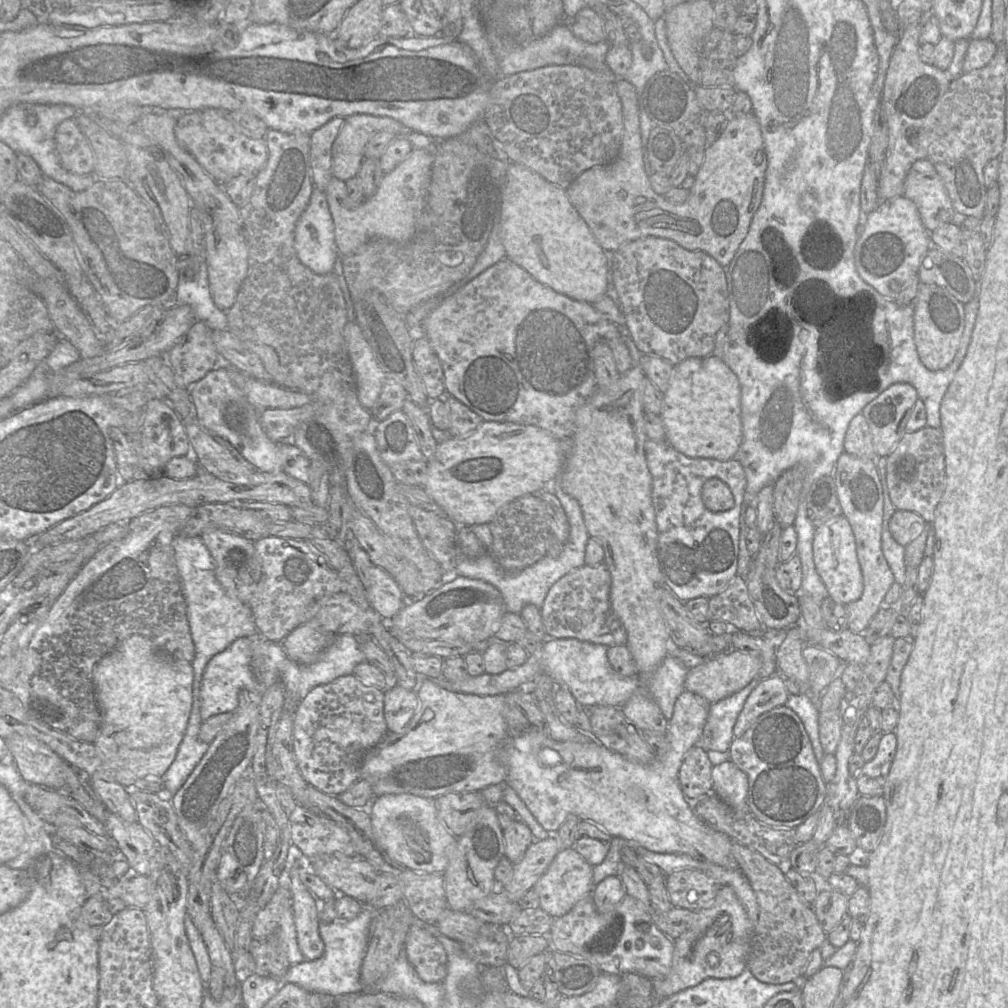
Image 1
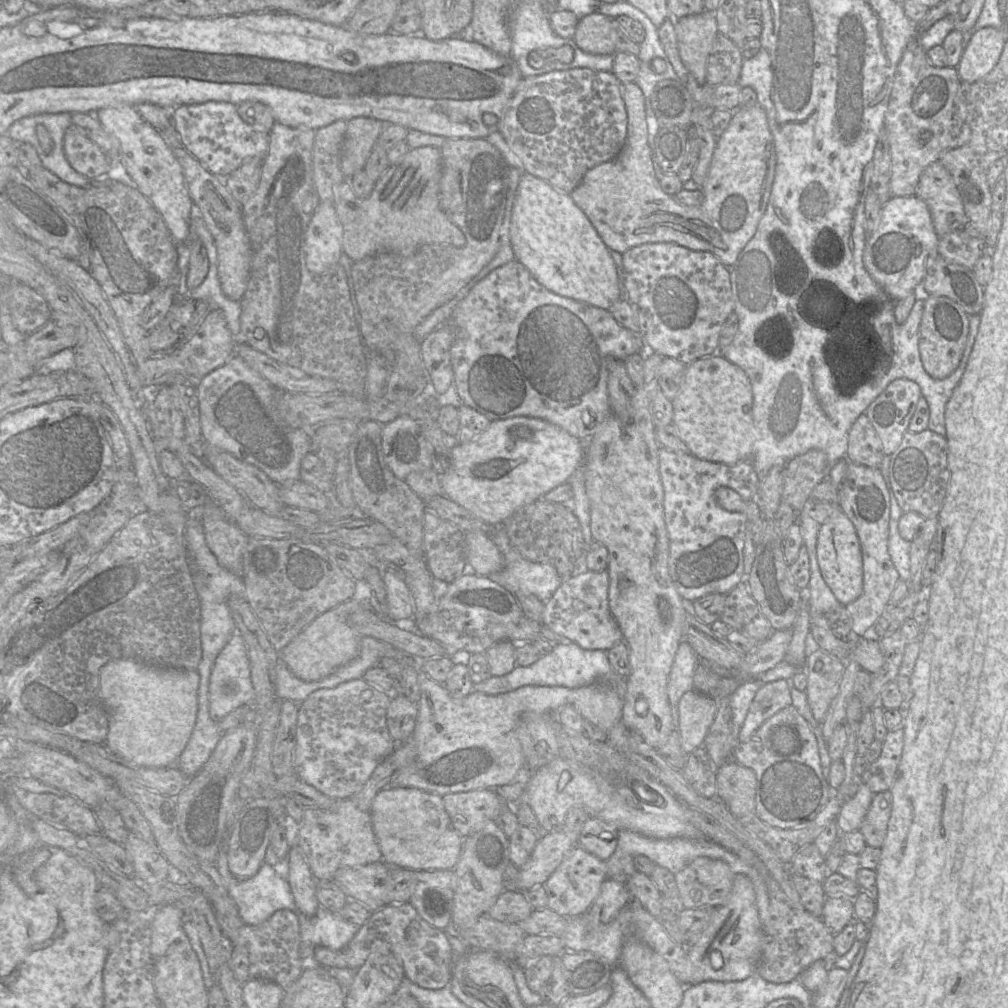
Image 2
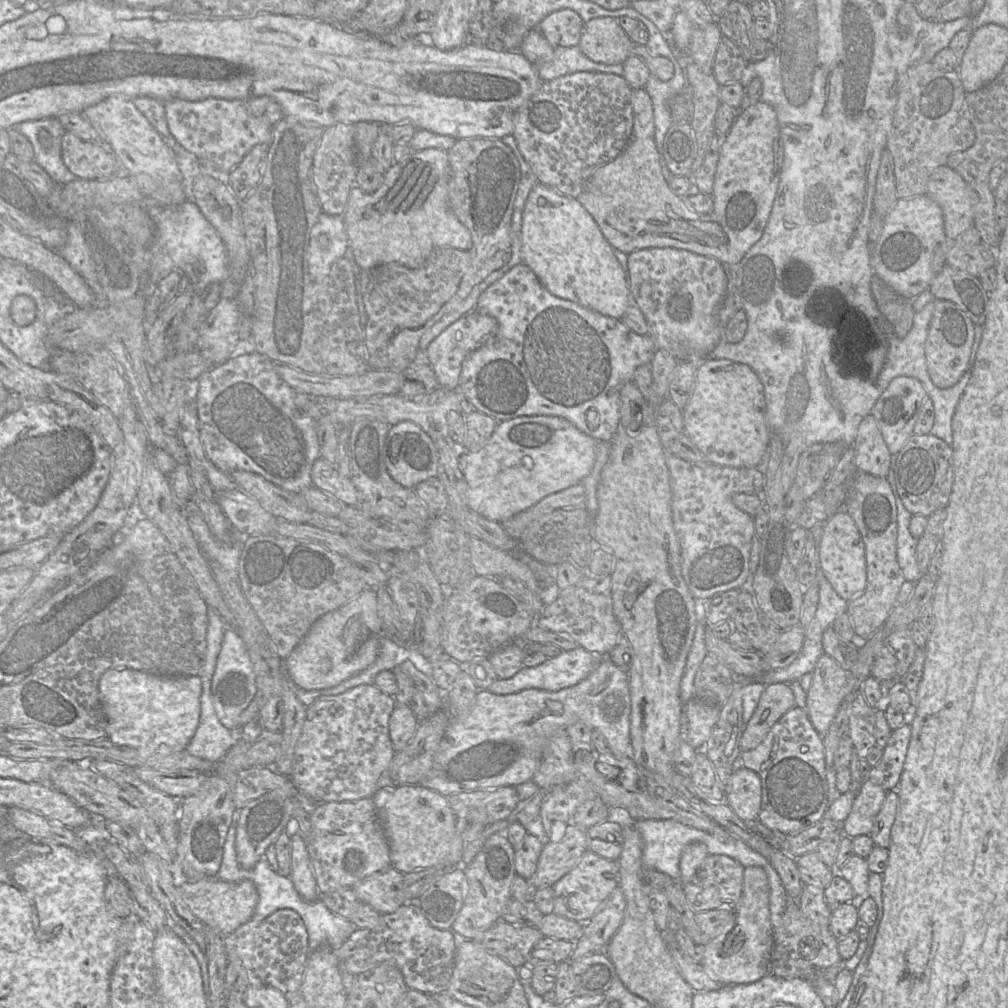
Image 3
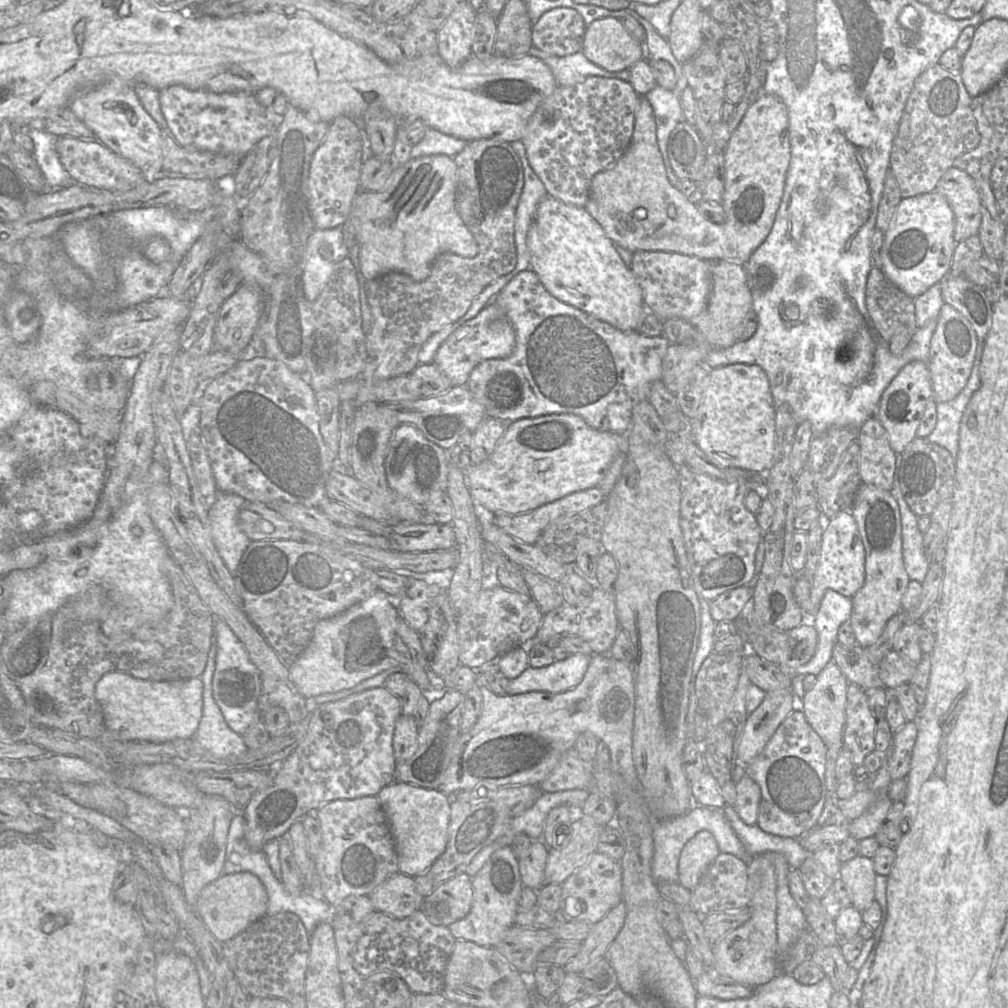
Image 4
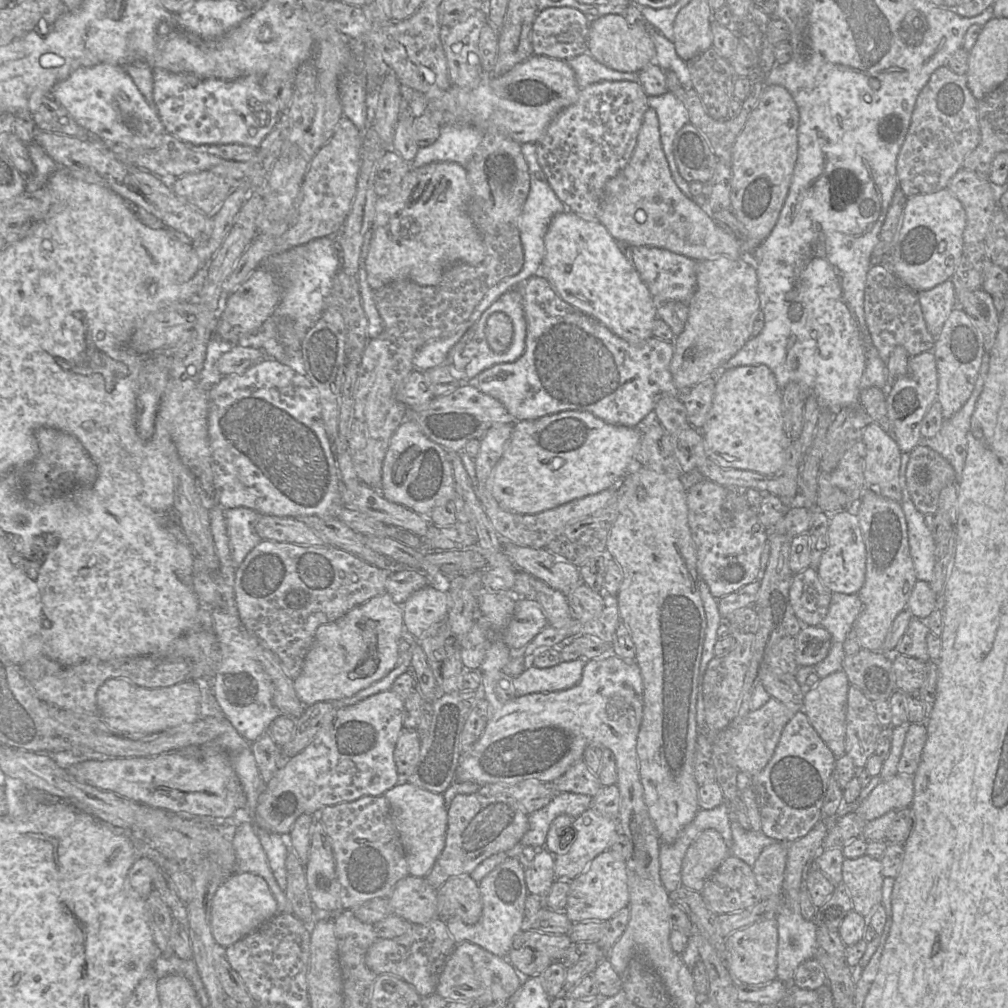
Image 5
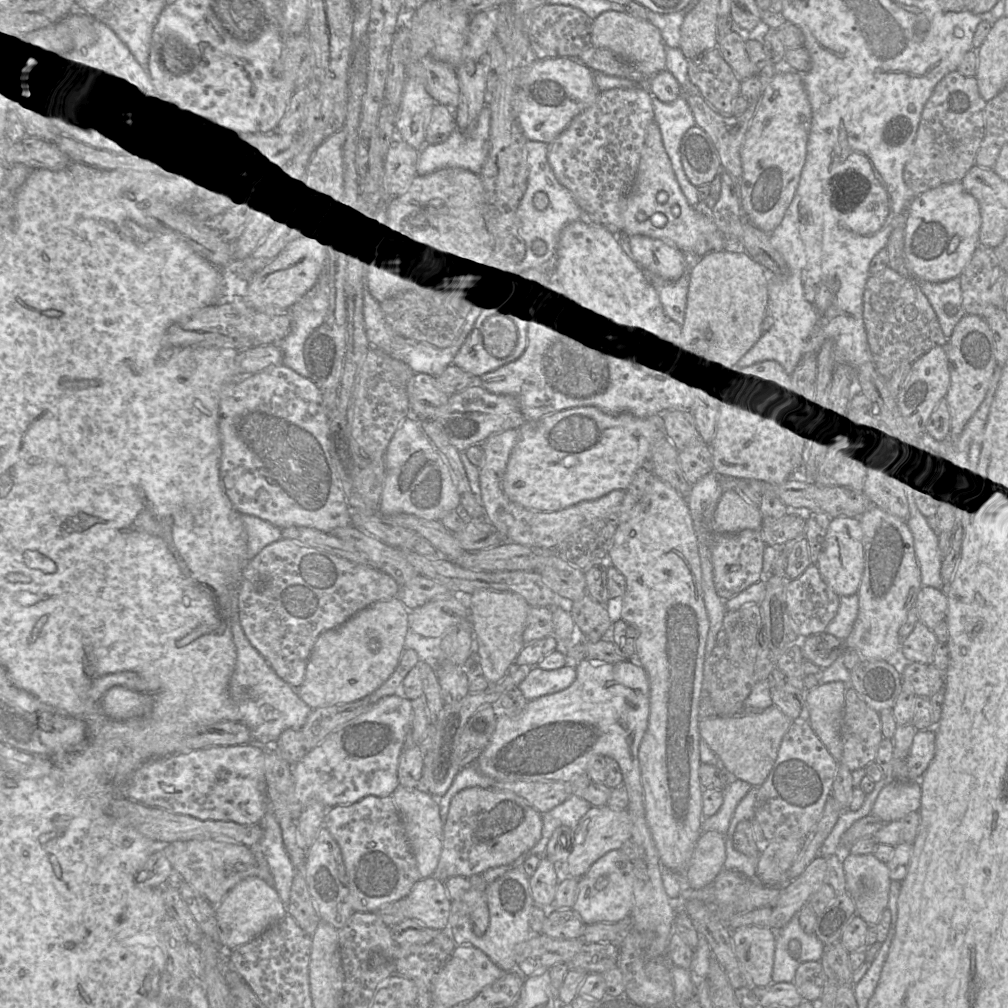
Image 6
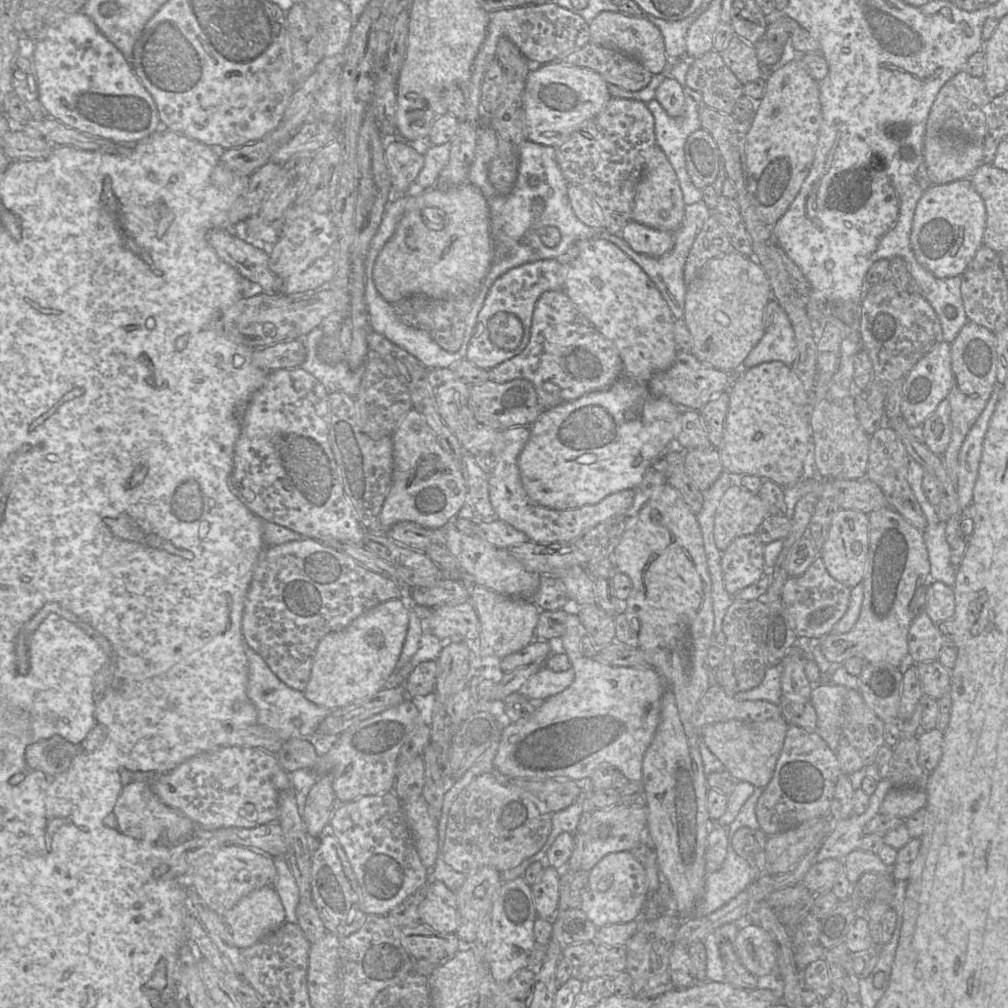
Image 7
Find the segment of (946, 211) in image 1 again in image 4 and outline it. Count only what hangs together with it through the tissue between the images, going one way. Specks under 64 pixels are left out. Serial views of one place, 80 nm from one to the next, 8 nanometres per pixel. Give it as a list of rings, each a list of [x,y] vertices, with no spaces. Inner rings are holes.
[[[951,166],[934,191],[942,194],[952,208],[956,243],[978,234],[982,219],[980,196],[973,178],[967,172]]]

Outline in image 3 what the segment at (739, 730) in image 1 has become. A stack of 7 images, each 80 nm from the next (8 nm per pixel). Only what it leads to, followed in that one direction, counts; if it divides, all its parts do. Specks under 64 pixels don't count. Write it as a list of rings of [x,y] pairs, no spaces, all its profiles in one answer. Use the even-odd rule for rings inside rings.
[[[788,683],[766,685],[740,741],[741,751],[756,748],[772,726],[790,709],[796,707],[794,694]]]

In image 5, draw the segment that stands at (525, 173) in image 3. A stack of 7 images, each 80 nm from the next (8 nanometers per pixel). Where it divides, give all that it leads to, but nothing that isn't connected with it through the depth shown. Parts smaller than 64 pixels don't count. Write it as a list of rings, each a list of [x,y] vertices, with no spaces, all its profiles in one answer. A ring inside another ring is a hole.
[[[522,143],[521,151],[529,167],[530,190],[519,220],[520,238],[524,251],[524,264],[522,269],[516,274],[516,277],[518,276],[518,283],[527,280],[534,275],[541,276],[540,267],[545,255],[544,238],[549,225],[554,216],[568,210],[551,188],[538,163],[536,143]]]

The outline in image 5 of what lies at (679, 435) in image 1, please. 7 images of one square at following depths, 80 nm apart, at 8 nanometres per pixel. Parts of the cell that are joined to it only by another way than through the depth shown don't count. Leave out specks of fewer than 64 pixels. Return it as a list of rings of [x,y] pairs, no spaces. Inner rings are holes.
[[[766,365],[738,366],[718,372],[712,407],[700,430],[707,457],[724,469],[774,475],[785,461],[782,390]]]

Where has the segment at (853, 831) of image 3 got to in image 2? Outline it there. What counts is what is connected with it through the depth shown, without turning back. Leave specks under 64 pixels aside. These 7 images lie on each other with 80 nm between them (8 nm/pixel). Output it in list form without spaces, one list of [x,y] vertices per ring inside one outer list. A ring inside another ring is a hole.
[[[864,783],[861,784],[856,795],[842,804],[836,824],[841,833],[858,831],[871,805],[874,793]]]

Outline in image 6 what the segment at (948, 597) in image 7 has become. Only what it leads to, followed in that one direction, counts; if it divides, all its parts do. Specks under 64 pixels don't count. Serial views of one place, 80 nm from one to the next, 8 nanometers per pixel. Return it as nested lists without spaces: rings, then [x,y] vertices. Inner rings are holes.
[[[922,586],[914,606],[917,609],[919,620],[933,630],[940,621],[946,619],[948,598],[945,589]]]

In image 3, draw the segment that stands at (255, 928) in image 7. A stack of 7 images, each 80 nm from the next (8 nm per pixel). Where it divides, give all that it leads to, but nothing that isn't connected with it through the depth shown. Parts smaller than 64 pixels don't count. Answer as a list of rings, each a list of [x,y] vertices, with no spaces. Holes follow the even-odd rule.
[[[203,878],[197,882],[176,879],[177,891],[190,911],[205,926],[215,930],[223,938],[248,922],[258,903],[258,892],[255,884],[248,879],[240,882],[226,882],[218,878]]]

